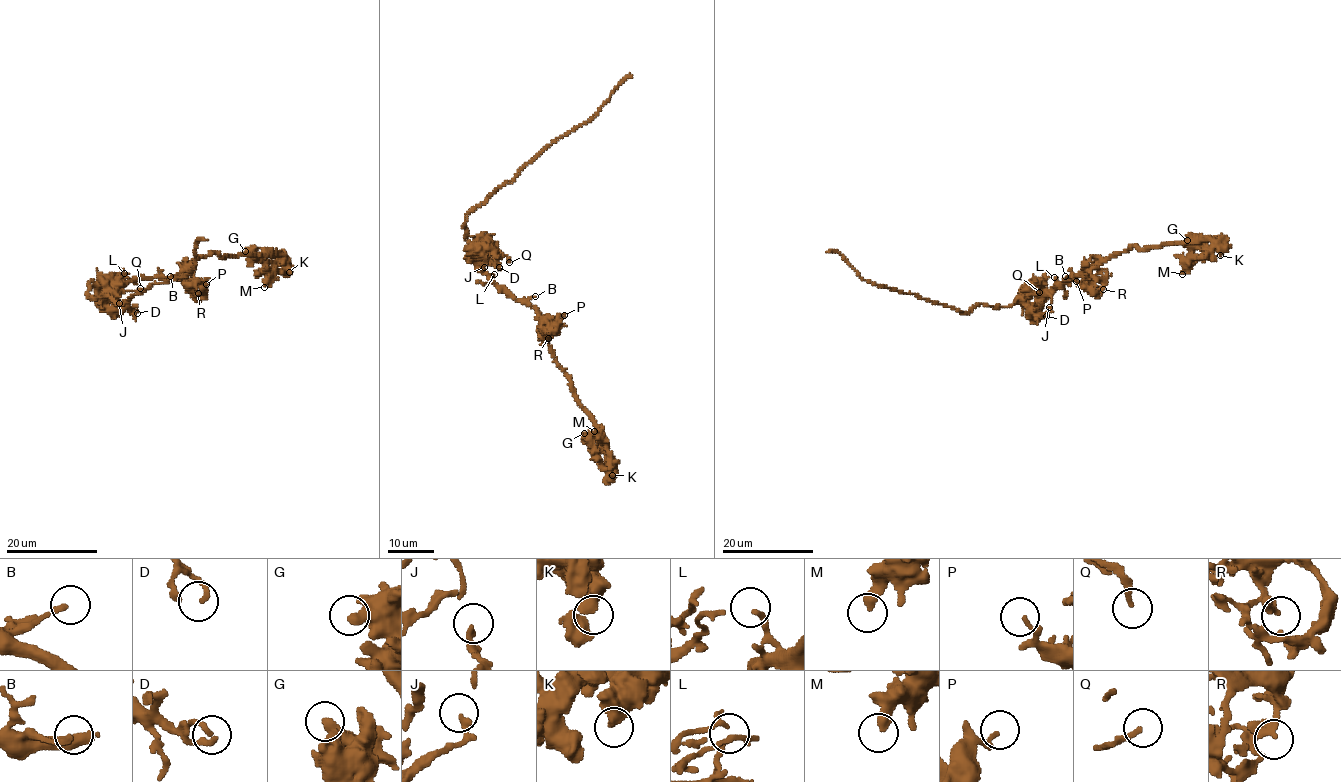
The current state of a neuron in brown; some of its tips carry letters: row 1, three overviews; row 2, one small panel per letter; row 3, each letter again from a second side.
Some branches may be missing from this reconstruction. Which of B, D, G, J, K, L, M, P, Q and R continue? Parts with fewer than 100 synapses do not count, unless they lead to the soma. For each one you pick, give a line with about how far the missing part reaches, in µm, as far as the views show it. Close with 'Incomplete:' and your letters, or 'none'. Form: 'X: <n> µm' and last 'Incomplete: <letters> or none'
Incomplete: none

